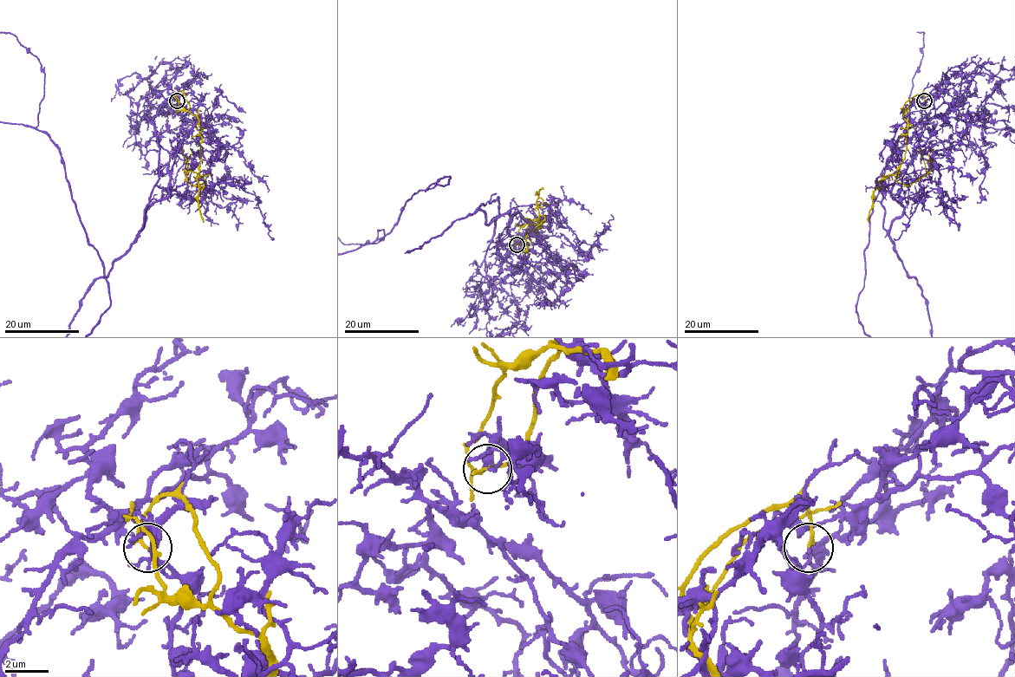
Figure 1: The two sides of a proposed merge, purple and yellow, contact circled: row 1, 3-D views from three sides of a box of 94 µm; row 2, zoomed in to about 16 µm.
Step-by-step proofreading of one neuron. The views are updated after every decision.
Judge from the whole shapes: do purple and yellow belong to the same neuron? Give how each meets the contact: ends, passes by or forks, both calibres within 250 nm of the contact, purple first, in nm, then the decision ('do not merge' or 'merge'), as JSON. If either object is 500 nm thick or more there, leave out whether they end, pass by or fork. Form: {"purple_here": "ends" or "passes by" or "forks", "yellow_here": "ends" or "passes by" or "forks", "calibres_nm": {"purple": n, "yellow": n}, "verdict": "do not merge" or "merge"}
{"purple_here": "ends", "yellow_here": "ends", "calibres_nm": {"purple": 90, "yellow": 170}, "verdict": "do not merge"}

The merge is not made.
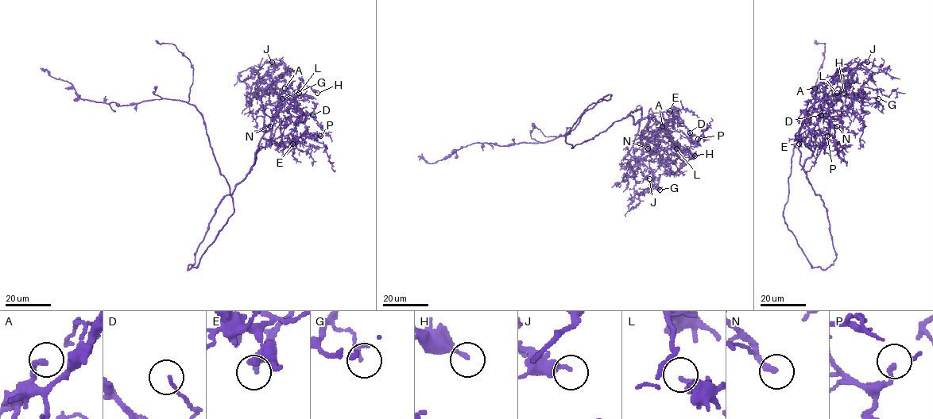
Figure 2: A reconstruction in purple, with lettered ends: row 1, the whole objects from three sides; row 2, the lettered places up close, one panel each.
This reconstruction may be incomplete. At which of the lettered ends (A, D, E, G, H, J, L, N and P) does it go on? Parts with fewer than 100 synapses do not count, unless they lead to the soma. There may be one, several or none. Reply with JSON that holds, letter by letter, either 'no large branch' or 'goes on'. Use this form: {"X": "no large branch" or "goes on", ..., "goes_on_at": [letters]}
{"A": "no large branch", "D": "no large branch", "E": "no large branch", "G": "no large branch", "H": "no large branch", "J": "no large branch", "L": "no large branch", "N": "goes on", "P": "no large branch", "goes_on_at": ["N"]}

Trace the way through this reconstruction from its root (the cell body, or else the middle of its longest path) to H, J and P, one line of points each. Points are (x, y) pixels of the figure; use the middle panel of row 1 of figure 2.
H: (578, 118), (566, 136), (572, 147), (630, 115), (633, 124), (653, 117), (674, 143), (694, 155)
J: (578, 118), (566, 136), (566, 141), (572, 147), (640, 107), (637, 133), (622, 159), (635, 160), (649, 178)
P: (578, 118), (566, 136), (572, 147), (628, 115), (636, 124), (653, 113), (668, 111), (694, 140), (698, 139)

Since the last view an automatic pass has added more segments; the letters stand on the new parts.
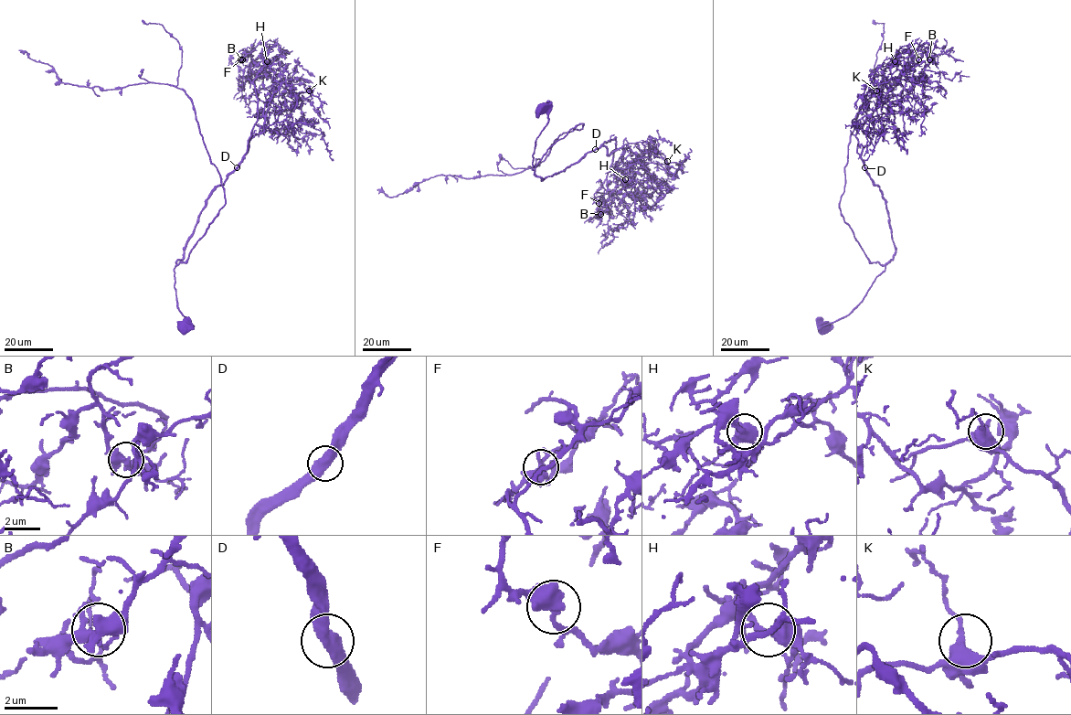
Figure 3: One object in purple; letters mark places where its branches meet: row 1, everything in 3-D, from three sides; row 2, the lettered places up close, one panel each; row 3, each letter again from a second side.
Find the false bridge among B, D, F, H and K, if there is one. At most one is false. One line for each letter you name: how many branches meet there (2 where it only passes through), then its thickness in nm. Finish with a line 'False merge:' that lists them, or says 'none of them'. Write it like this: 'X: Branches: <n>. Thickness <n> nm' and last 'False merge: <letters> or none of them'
False merge: none of them

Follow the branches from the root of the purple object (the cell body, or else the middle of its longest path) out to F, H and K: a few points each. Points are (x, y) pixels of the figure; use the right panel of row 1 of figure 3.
F: (823, 329), (862, 301), (894, 259), (885, 200), (857, 153), (853, 120), (871, 90), (897, 80), (918, 59)
H: (823, 329), (862, 301), (894, 259), (885, 200), (857, 153), (853, 120), (887, 63), (895, 61)
K: (823, 329), (862, 301), (896, 250), (885, 200), (861, 158), (870, 141), (863, 98), (878, 82), (876, 90)

